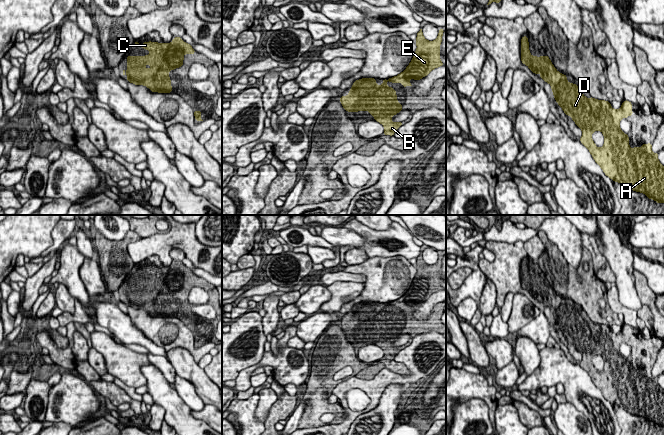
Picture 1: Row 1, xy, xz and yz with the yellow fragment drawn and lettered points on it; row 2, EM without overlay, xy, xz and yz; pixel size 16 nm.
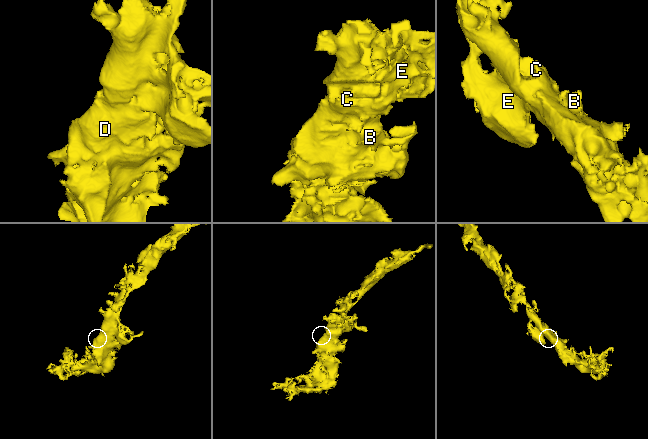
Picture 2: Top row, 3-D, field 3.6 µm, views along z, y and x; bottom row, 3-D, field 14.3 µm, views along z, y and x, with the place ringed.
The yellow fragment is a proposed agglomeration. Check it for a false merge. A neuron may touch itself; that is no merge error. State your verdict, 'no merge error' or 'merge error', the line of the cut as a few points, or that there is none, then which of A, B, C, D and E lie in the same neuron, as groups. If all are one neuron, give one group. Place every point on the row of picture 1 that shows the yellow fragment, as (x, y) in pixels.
no merge error | no cut | A B C D E

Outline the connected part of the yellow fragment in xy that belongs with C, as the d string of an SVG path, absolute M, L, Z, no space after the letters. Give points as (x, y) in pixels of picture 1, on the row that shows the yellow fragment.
M180 37L173 38L171 43L144 42L140 45L134 42L135 47L140 46L150 52L145 56L127 56L127 81L135 85L144 85L152 92L171 93L171 80L169 71L183 66L185 54L195 54L190 44Z

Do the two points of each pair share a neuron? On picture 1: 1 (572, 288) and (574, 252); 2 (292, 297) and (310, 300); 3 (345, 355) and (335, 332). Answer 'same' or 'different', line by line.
1: different
2: different
3: same

